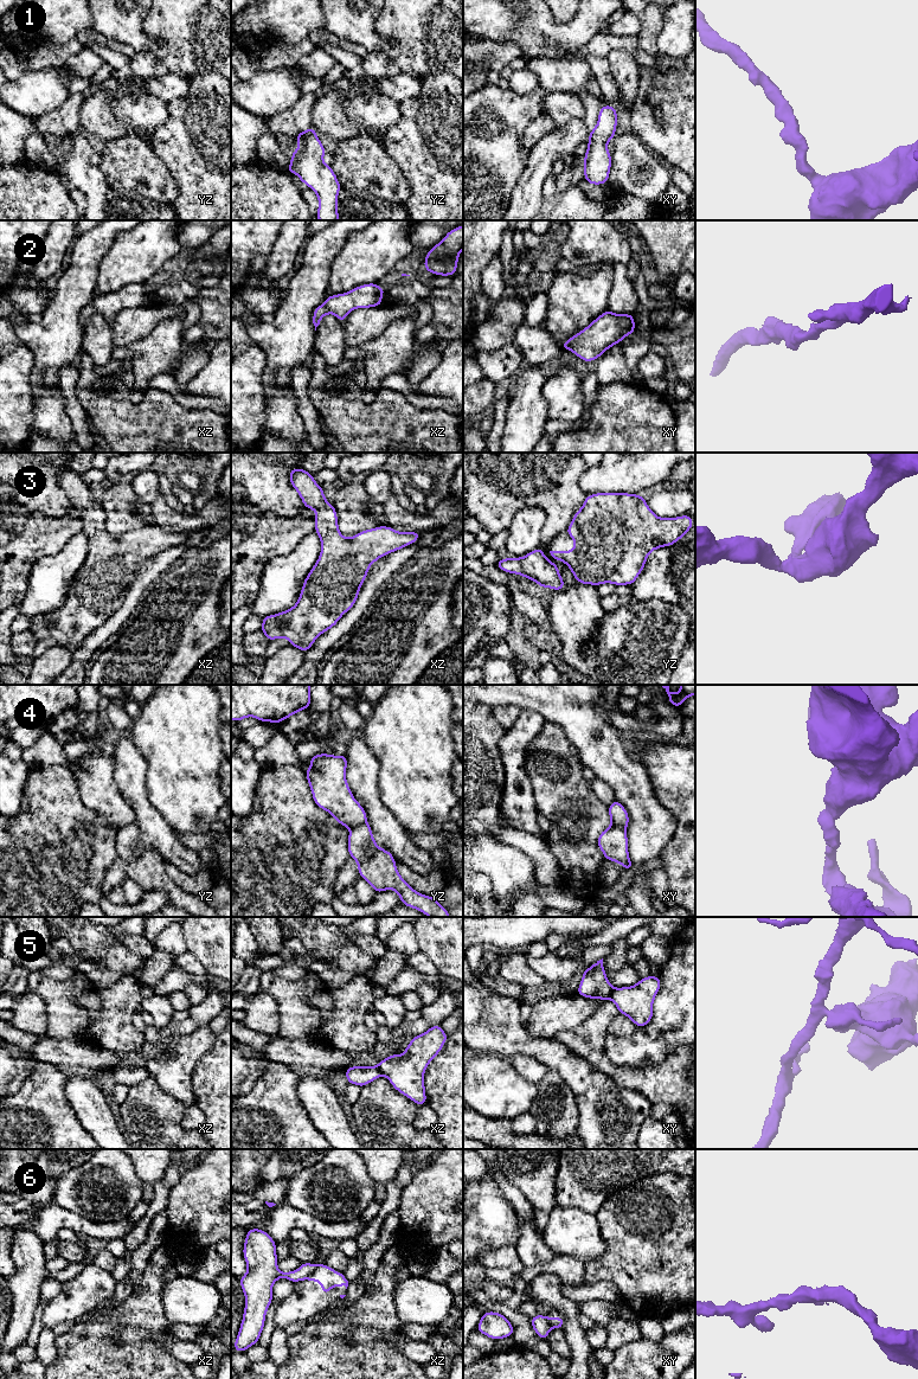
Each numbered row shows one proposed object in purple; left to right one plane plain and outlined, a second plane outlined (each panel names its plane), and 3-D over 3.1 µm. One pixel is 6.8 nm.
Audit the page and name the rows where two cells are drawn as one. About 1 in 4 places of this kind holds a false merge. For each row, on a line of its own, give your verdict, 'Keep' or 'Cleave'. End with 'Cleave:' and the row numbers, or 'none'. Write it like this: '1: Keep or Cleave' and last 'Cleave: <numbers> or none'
1: Keep
2: Keep
3: Keep
4: Cleave
5: Cleave
6: Cleave
Cleave: 4, 5, 6

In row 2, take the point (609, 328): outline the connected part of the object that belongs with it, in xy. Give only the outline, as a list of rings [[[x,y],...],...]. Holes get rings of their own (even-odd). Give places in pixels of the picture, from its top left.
[[[608,309],[586,328],[569,338],[561,345],[561,348],[569,349],[583,361],[590,363],[634,332],[635,320],[633,314],[616,314]]]

